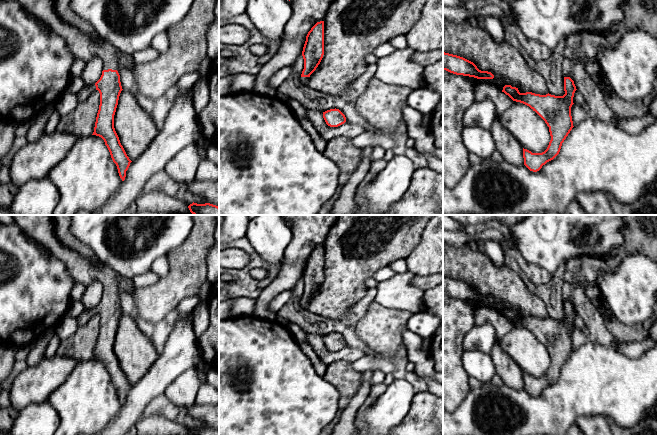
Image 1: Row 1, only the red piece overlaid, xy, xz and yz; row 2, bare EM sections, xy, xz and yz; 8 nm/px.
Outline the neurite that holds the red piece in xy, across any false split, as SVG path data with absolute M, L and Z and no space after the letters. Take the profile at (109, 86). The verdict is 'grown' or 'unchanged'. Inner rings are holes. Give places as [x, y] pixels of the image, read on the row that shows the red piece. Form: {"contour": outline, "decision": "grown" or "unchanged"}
{"contour": "M17 0L30 14L44 22L51 32L61 36L70 52L78 59L89 62L98 57L102 61L102 75L95 83L100 93L100 105L92 135L101 137L116 164L122 181L132 162L127 156L114 128L114 115L122 89L117 71L123 54L101 38L93 39L63 21L55 11L55 0Z", "decision": "grown"}

